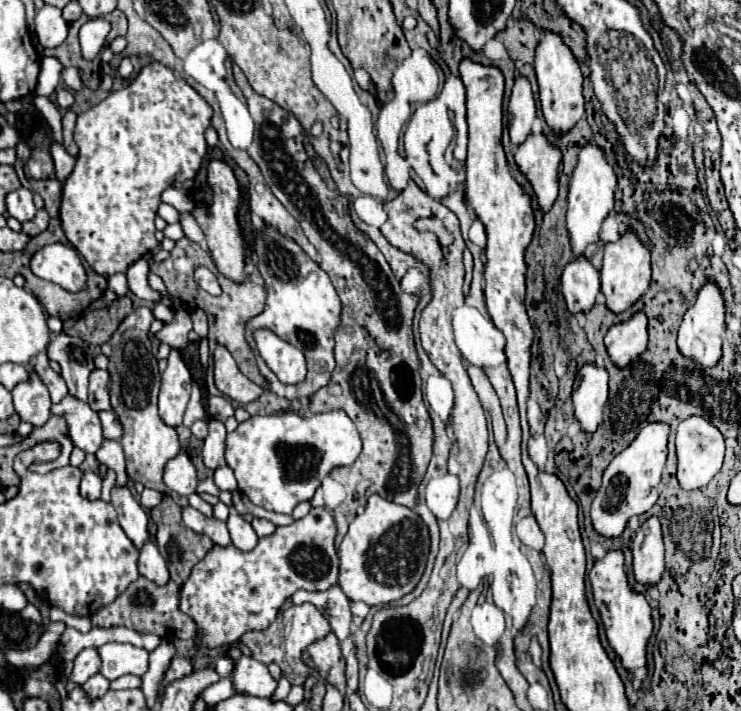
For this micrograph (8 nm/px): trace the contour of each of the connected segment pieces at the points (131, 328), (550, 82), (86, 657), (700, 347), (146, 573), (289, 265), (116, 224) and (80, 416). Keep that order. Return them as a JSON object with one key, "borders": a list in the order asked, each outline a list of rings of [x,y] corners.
{"borders":[[[[148,306],[136,308],[132,314],[128,314],[114,336],[110,338],[112,344],[112,356],[110,356],[110,398],[112,408],[118,414],[124,436],[122,436],[122,448],[126,454],[126,472],[134,482],[142,482],[146,488],[160,490],[182,508],[188,506],[188,498],[180,496],[178,492],[170,490],[162,482],[164,466],[168,460],[176,458],[180,452],[180,438],[176,428],[166,426],[158,414],[158,388],[160,388],[160,374],[158,374],[158,362],[150,354],[150,338],[148,328],[154,322],[154,314]]],[[[544,32],[536,46],[536,76],[538,76],[538,94],[542,104],[542,114],[548,126],[556,134],[568,132],[580,118],[584,118],[584,96],[582,96],[582,72],[580,64],[574,58],[572,50],[562,42],[560,34]]],[[[84,648],[76,658],[74,658],[74,670],[70,674],[70,680],[76,684],[84,684],[90,676],[100,672],[100,662],[98,662],[98,650],[96,648]]],[[[708,280],[696,296],[696,302],[686,310],[682,326],[678,330],[678,350],[696,360],[700,366],[714,366],[722,354],[722,334],[724,334],[724,294],[716,280]]],[[[146,542],[144,548],[140,550],[140,560],[138,560],[138,570],[144,578],[152,580],[158,586],[166,586],[166,582],[170,580],[168,576],[168,568],[164,558],[160,556],[158,548],[154,542]]],[[[266,226],[254,238],[254,258],[258,260],[256,264],[260,268],[260,274],[266,280],[268,300],[266,300],[264,312],[246,324],[246,340],[256,350],[252,332],[258,328],[264,328],[264,330],[268,328],[274,334],[278,334],[282,340],[286,340],[288,344],[302,350],[306,356],[306,362],[308,362],[308,376],[304,382],[300,382],[296,386],[280,384],[274,378],[274,374],[270,374],[270,368],[260,358],[258,358],[258,366],[260,366],[260,372],[264,374],[264,378],[268,380],[268,388],[272,392],[276,392],[278,396],[286,396],[288,400],[312,396],[322,386],[328,386],[330,376],[336,366],[334,330],[338,328],[338,322],[342,316],[342,302],[340,302],[328,274],[316,262],[312,262],[308,258],[308,254],[296,242],[290,242],[290,238],[278,234],[278,230]]],[[[160,62],[146,64],[126,88],[110,92],[106,100],[78,116],[74,140],[80,152],[72,174],[64,182],[60,222],[69,243],[98,274],[126,272],[132,262],[154,250],[158,244],[154,238],[154,218],[160,206],[160,194],[168,186],[196,178],[206,156],[208,144],[204,132],[210,128],[210,122],[210,104],[184,78]]],[[[66,396],[60,404],[52,404],[52,414],[64,414],[70,436],[74,446],[78,446],[84,452],[96,454],[104,442],[102,426],[98,422],[98,414],[90,410],[86,402],[80,402],[72,396]]]]}

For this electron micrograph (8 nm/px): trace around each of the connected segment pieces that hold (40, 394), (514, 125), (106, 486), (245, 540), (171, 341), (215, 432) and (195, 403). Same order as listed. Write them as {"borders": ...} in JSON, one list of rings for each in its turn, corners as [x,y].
{"borders":[[[[30,370],[30,382],[18,382],[18,386],[14,386],[12,398],[20,418],[32,426],[42,426],[50,418],[50,392],[36,370]]],[[[518,74],[508,104],[508,130],[514,146],[526,140],[526,136],[532,130],[534,118],[536,118],[536,102],[534,102],[530,80]]],[[[108,468],[108,472],[106,472],[106,476],[102,478],[102,500],[110,500],[110,492],[112,492],[112,488],[114,488],[114,484],[116,484],[116,472],[112,470],[112,468]]],[[[232,512],[226,520],[228,524],[228,530],[230,530],[230,536],[232,536],[232,544],[242,550],[242,552],[250,552],[256,544],[258,544],[258,536],[254,534],[254,528],[242,520],[240,514]]],[[[176,310],[176,320],[172,324],[166,324],[156,338],[168,346],[174,346],[178,350],[186,350],[190,340],[188,340],[188,332],[192,330],[192,320],[188,310]]],[[[210,420],[210,432],[204,438],[204,446],[202,446],[202,460],[204,466],[210,470],[216,470],[220,466],[224,466],[224,450],[226,450],[226,428],[220,420]]],[[[194,382],[192,386],[192,396],[184,414],[184,426],[192,426],[196,420],[206,420],[206,410],[202,406],[202,392],[200,386]]]]}

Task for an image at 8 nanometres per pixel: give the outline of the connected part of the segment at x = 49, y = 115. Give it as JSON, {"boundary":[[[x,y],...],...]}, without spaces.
{"boundary":[[[32,94],[32,102],[34,106],[42,112],[42,116],[46,118],[52,134],[54,134],[54,140],[58,144],[62,144],[62,126],[60,126],[60,114],[58,114],[58,108],[46,98],[46,96],[38,96],[38,94]]]}

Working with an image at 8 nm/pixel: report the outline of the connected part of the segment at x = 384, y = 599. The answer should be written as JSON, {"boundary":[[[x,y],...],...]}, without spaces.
{"boundary":[[[372,494],[366,510],[354,518],[338,548],[340,588],[352,602],[362,600],[368,606],[384,606],[400,600],[420,582],[428,550],[430,534],[424,520],[414,510]]]}

